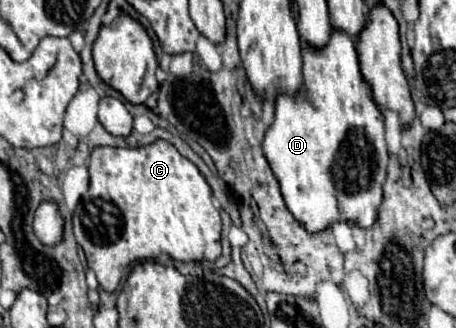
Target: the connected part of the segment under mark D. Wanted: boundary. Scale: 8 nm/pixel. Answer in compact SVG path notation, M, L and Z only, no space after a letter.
M332 30L330 42L324 48L302 48L302 58L304 86L296 98L282 96L276 100L274 124L268 128L264 138L264 154L270 170L280 184L286 208L310 234L318 234L336 222L352 222L360 228L372 228L382 204L388 152L384 140L384 118L370 96L370 86L360 74L354 40L344 32Z

